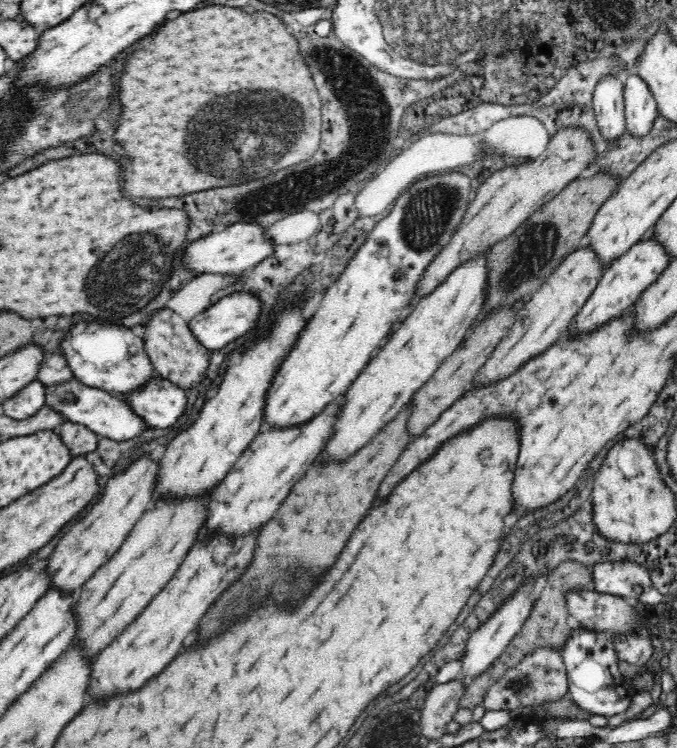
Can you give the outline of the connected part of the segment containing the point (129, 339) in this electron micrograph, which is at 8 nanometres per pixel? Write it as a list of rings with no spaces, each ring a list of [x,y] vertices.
[[[81,321],[68,330],[59,348],[58,354],[66,358],[73,376],[82,384],[91,388],[100,388],[120,397],[134,392],[136,388],[148,384],[152,377],[158,376],[144,351],[144,340],[138,338],[132,329],[126,326]]]

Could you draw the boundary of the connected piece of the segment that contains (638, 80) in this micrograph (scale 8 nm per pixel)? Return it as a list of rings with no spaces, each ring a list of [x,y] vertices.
[[[629,75],[623,90],[627,131],[643,137],[652,128],[659,110],[646,81],[639,75]]]

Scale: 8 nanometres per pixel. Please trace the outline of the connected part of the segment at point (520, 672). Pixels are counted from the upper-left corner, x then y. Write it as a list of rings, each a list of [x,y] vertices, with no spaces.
[[[552,647],[535,648],[528,656],[512,668],[509,668],[484,695],[481,706],[485,710],[514,711],[518,707],[556,702],[568,692],[568,677],[560,650]]]

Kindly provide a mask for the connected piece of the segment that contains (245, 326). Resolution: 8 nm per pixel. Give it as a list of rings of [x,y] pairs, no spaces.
[[[229,294],[212,303],[204,312],[188,322],[194,339],[204,344],[210,352],[220,352],[228,343],[244,336],[258,324],[260,300],[254,294]]]

